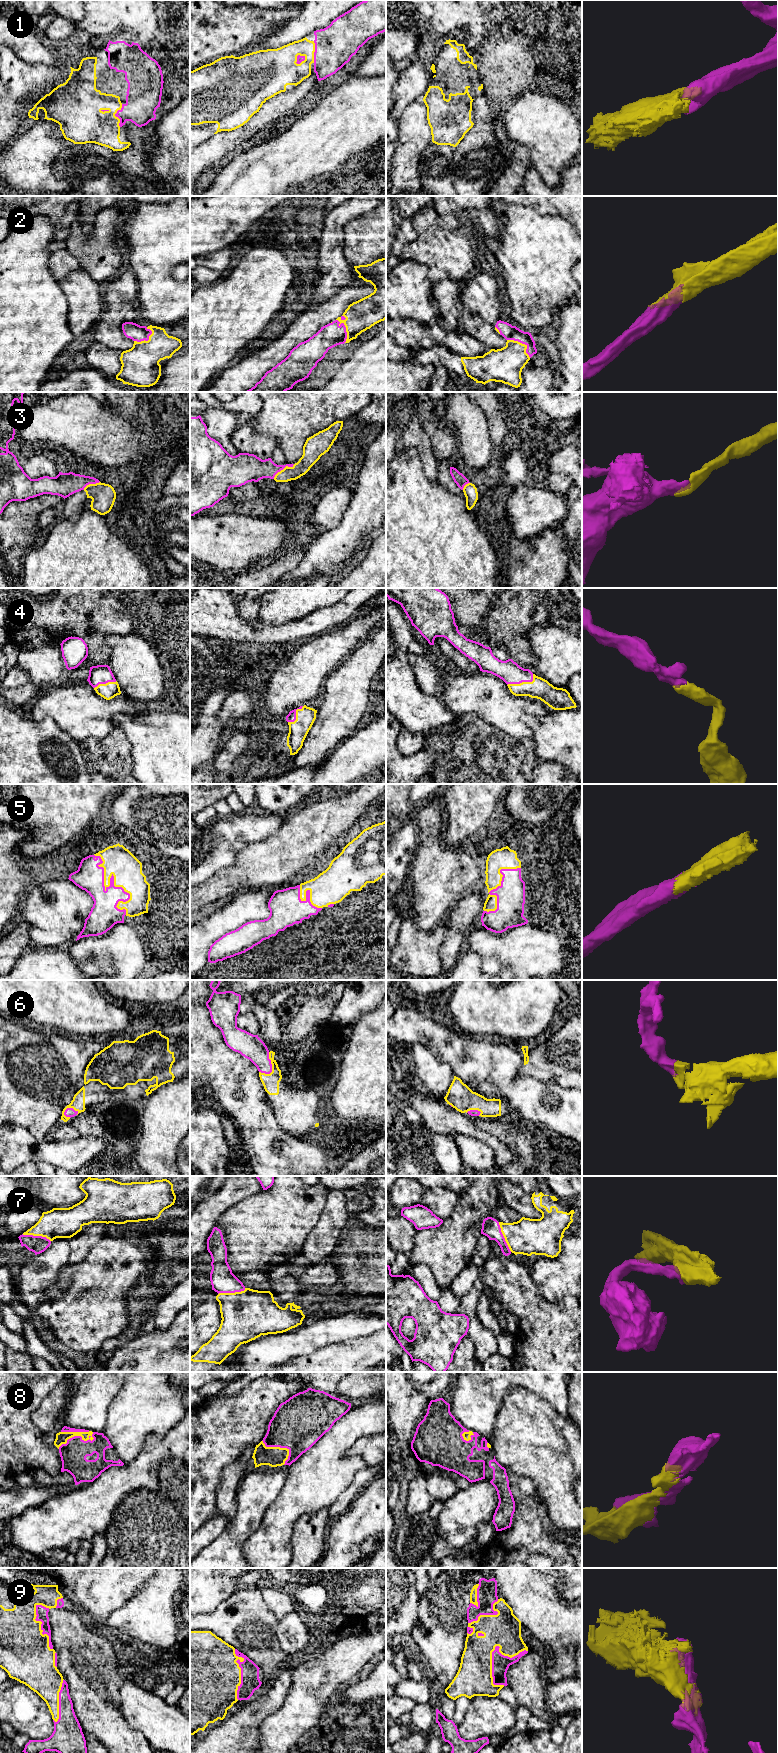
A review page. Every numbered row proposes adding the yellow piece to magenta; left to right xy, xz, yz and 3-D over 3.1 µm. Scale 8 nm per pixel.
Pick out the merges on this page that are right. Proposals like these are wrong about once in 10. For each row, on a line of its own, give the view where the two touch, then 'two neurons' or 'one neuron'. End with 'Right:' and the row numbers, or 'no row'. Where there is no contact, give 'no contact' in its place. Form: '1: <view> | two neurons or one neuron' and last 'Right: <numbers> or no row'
1: xy | one neuron
2: yz | one neuron
3: xz | one neuron
4: yz | one neuron
5: xy | one neuron
6: xz | one neuron
7: yz | one neuron
8: xy | one neuron
9: yz | one neuron
Right: 1, 2, 3, 4, 5, 6, 7, 8, 9

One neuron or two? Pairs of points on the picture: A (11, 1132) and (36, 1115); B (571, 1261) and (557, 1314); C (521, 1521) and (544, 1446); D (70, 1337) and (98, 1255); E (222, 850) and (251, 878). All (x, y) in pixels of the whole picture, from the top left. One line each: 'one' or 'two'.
A: two
B: two
C: two
D: one
E: two

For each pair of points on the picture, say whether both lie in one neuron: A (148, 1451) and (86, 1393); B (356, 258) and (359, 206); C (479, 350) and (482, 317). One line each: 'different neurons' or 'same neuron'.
A: different neurons
B: different neurons
C: different neurons

